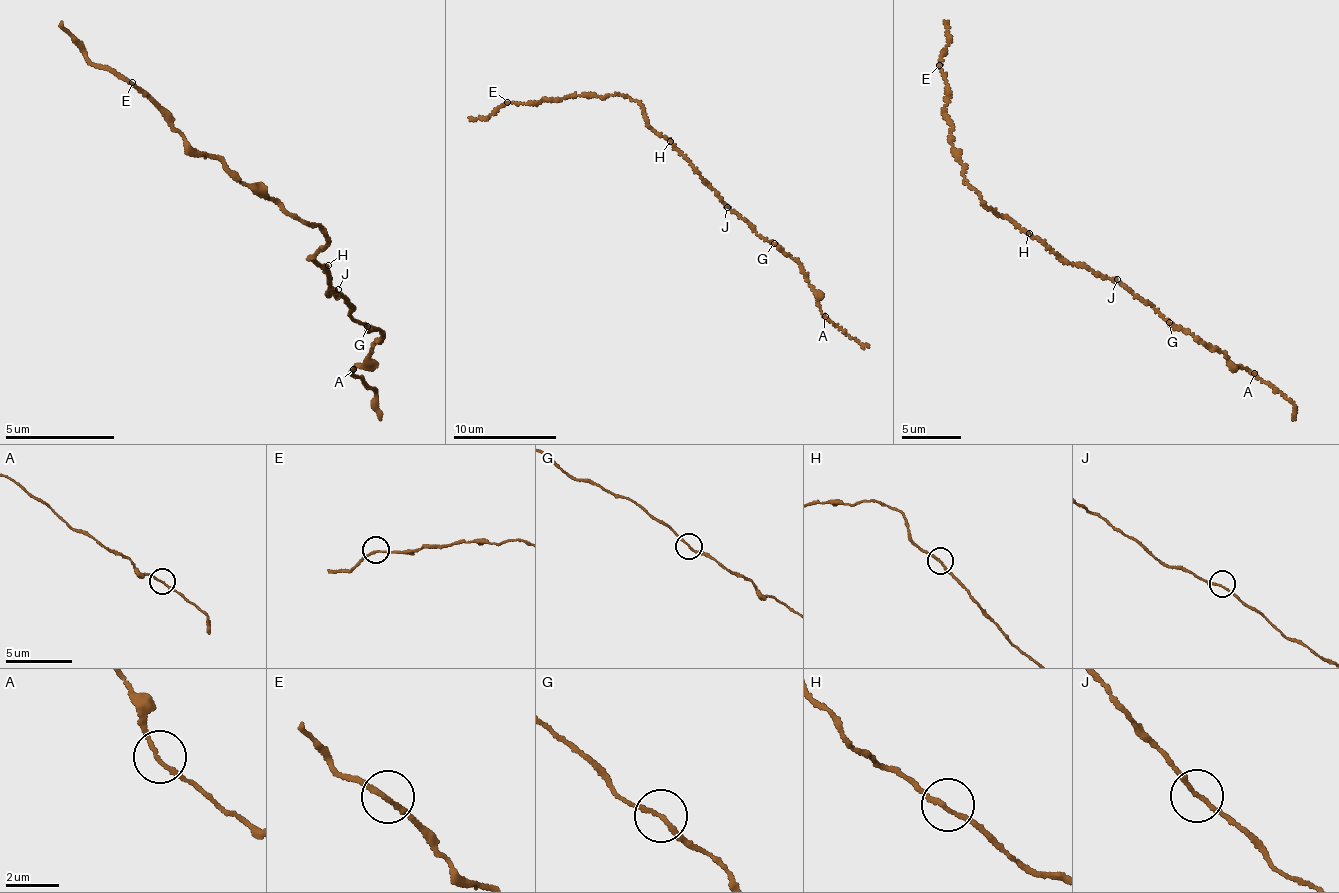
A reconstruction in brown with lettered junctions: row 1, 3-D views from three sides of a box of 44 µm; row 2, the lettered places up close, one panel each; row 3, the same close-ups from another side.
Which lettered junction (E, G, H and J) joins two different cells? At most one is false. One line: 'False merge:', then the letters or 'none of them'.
False merge: none of them

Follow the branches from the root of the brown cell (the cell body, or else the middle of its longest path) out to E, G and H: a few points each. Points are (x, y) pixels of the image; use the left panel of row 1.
E: (333, 284), (311, 256), (316, 259), (327, 245), (318, 225), (294, 220), (215, 157), (205, 159), (132, 82)
G: (333, 284), (331, 282), (325, 289), (327, 293), (328, 286), (365, 327)
H: (333, 284), (334, 278), (325, 268), (328, 265)

